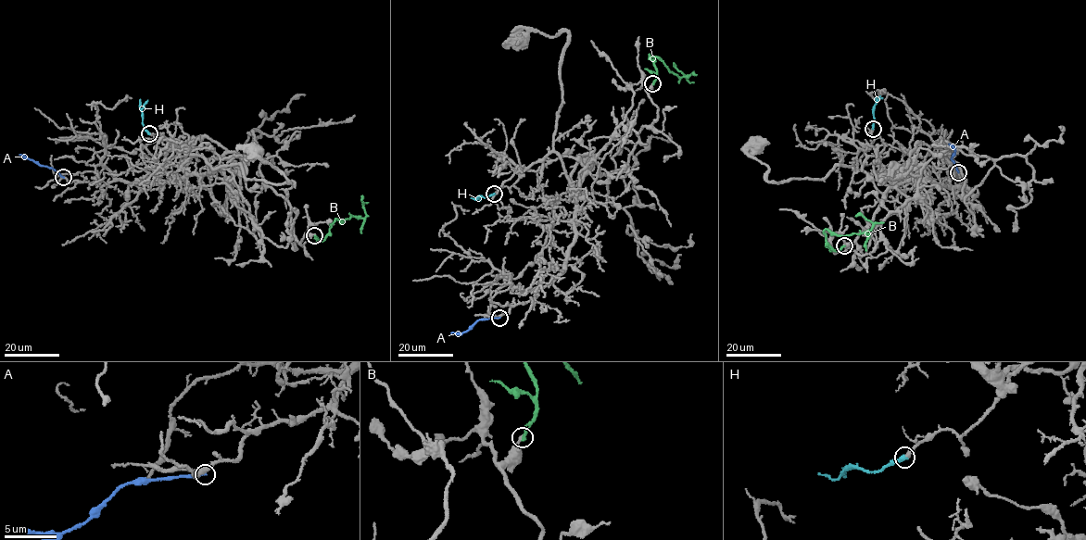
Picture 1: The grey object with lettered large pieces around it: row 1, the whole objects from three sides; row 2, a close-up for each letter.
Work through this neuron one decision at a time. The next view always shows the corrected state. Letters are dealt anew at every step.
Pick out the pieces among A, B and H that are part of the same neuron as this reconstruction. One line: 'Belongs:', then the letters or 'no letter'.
Belongs: H

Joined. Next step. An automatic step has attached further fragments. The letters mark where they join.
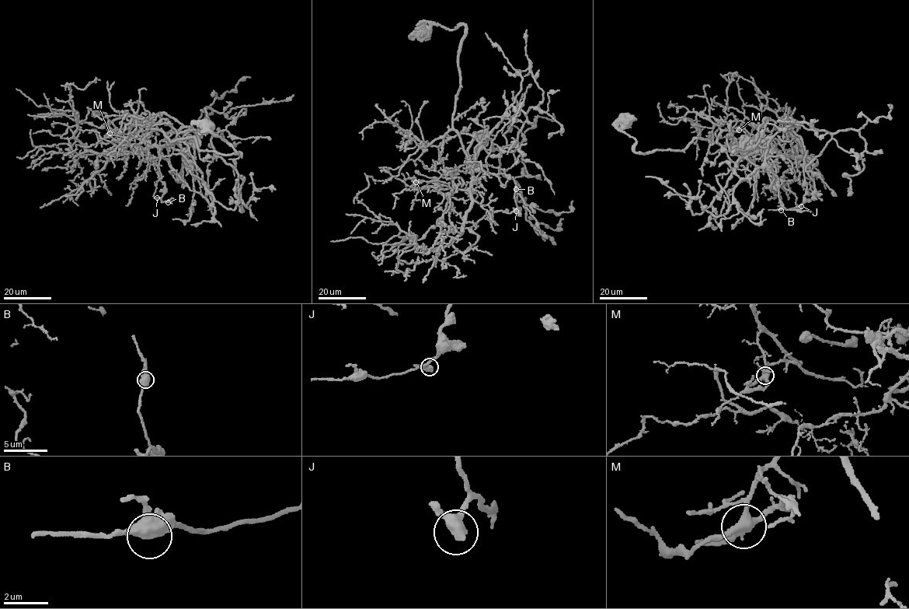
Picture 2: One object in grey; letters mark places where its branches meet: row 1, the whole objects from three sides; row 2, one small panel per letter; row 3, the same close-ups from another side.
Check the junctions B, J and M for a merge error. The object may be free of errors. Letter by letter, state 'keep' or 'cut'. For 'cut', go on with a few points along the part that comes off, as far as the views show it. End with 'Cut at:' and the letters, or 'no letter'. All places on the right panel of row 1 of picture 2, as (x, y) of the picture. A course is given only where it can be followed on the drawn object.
B: keep
J: keep
M: cut | (739, 130), (745, 127), (750, 134), (750, 137), (743, 131)
Cut at: M

